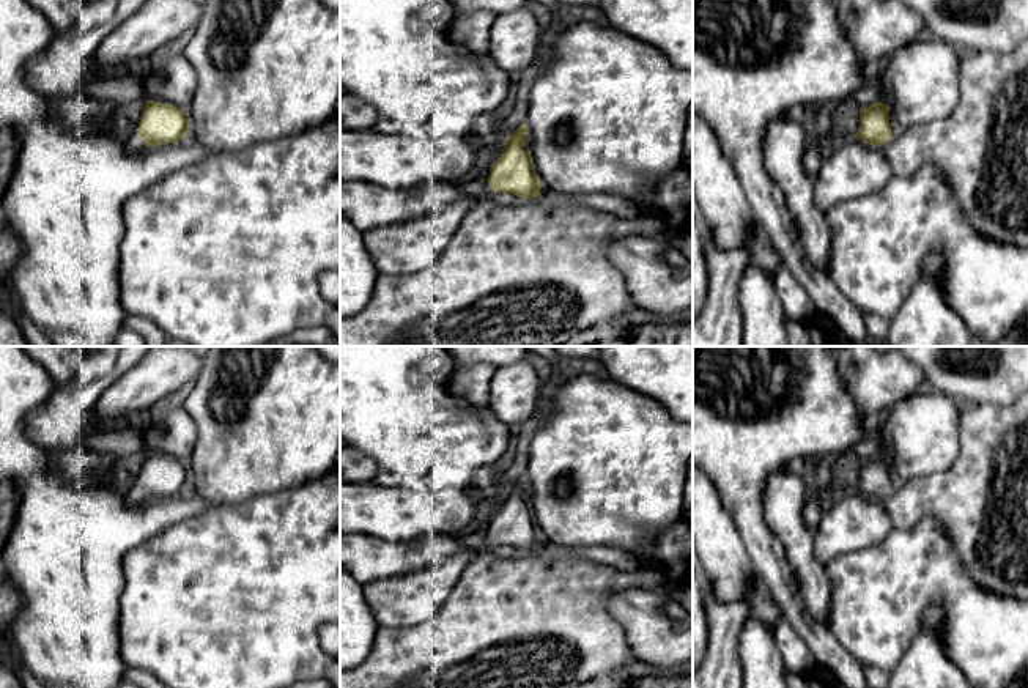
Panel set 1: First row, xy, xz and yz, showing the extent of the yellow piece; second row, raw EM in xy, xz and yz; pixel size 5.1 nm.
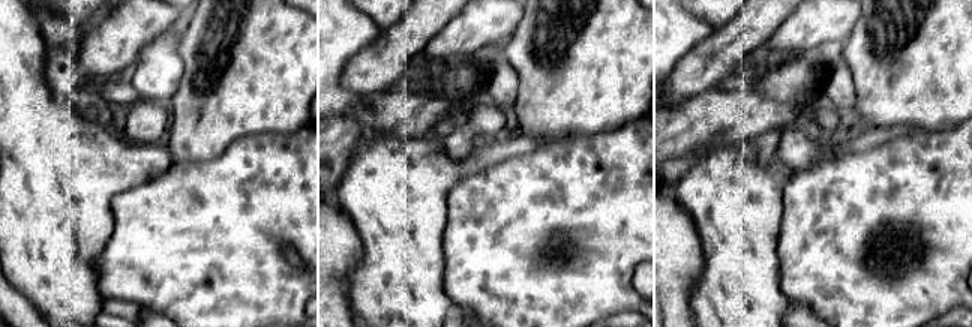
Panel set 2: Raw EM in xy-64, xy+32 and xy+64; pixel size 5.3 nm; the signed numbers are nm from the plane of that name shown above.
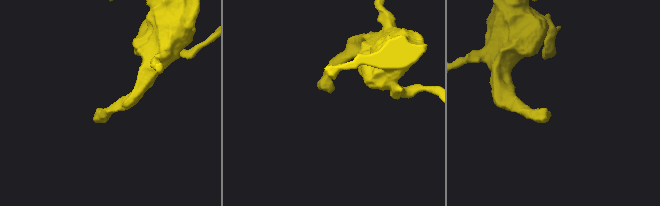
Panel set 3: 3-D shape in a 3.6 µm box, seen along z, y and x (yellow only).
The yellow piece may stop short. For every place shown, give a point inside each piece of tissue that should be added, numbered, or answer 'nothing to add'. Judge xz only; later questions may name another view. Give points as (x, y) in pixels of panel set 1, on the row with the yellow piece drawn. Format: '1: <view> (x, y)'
1: xz (537, 274)

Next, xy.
1: xy (133, 144)

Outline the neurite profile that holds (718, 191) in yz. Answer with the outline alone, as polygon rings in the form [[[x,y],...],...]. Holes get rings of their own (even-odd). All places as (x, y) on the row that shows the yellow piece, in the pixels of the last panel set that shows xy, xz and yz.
[[[693,112],[693,195],[719,249],[743,249],[756,222],[716,134]]]

